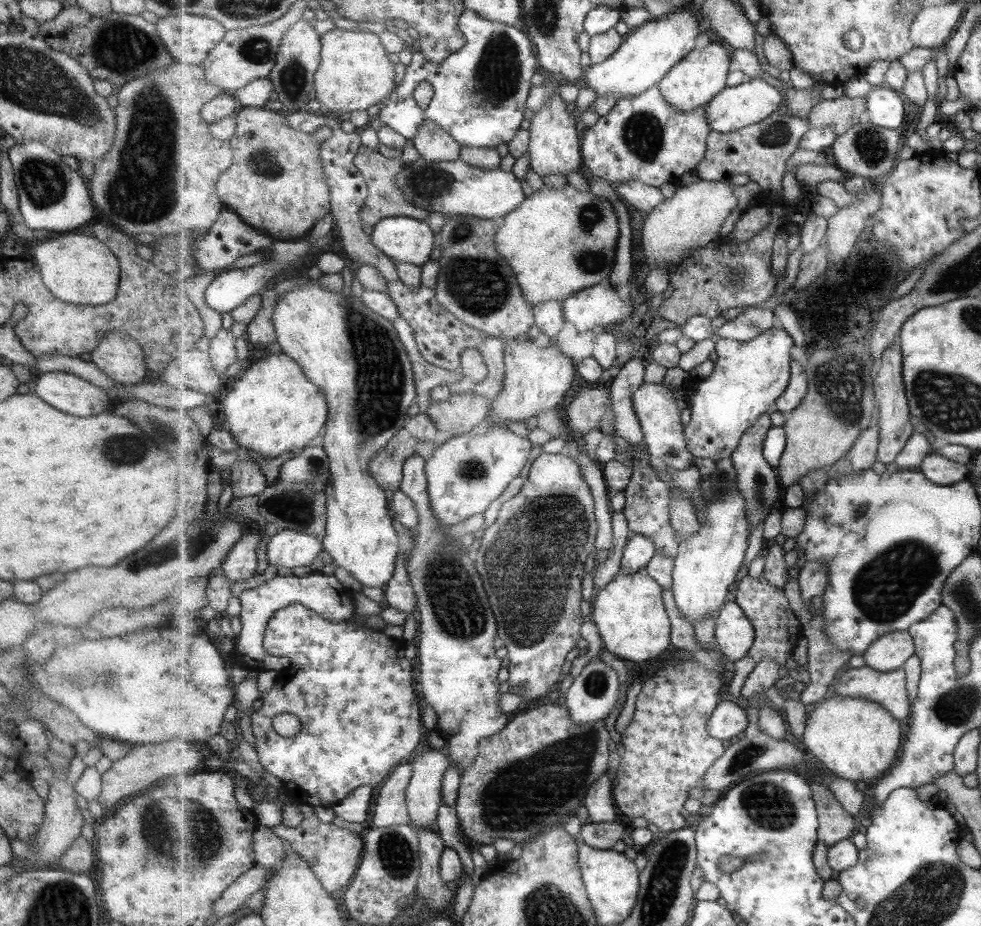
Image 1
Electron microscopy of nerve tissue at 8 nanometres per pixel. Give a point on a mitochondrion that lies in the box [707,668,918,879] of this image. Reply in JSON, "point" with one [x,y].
{"point":[766,802]}

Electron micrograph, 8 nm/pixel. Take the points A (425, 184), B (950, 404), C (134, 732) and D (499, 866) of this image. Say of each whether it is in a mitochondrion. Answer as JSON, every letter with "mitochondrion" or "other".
{"A":"mitochondrion","B":"mitochondrion","C":"other","D":"other"}

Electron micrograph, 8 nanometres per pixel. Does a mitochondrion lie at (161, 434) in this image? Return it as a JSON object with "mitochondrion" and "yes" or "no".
{"mitochondrion":"yes"}

